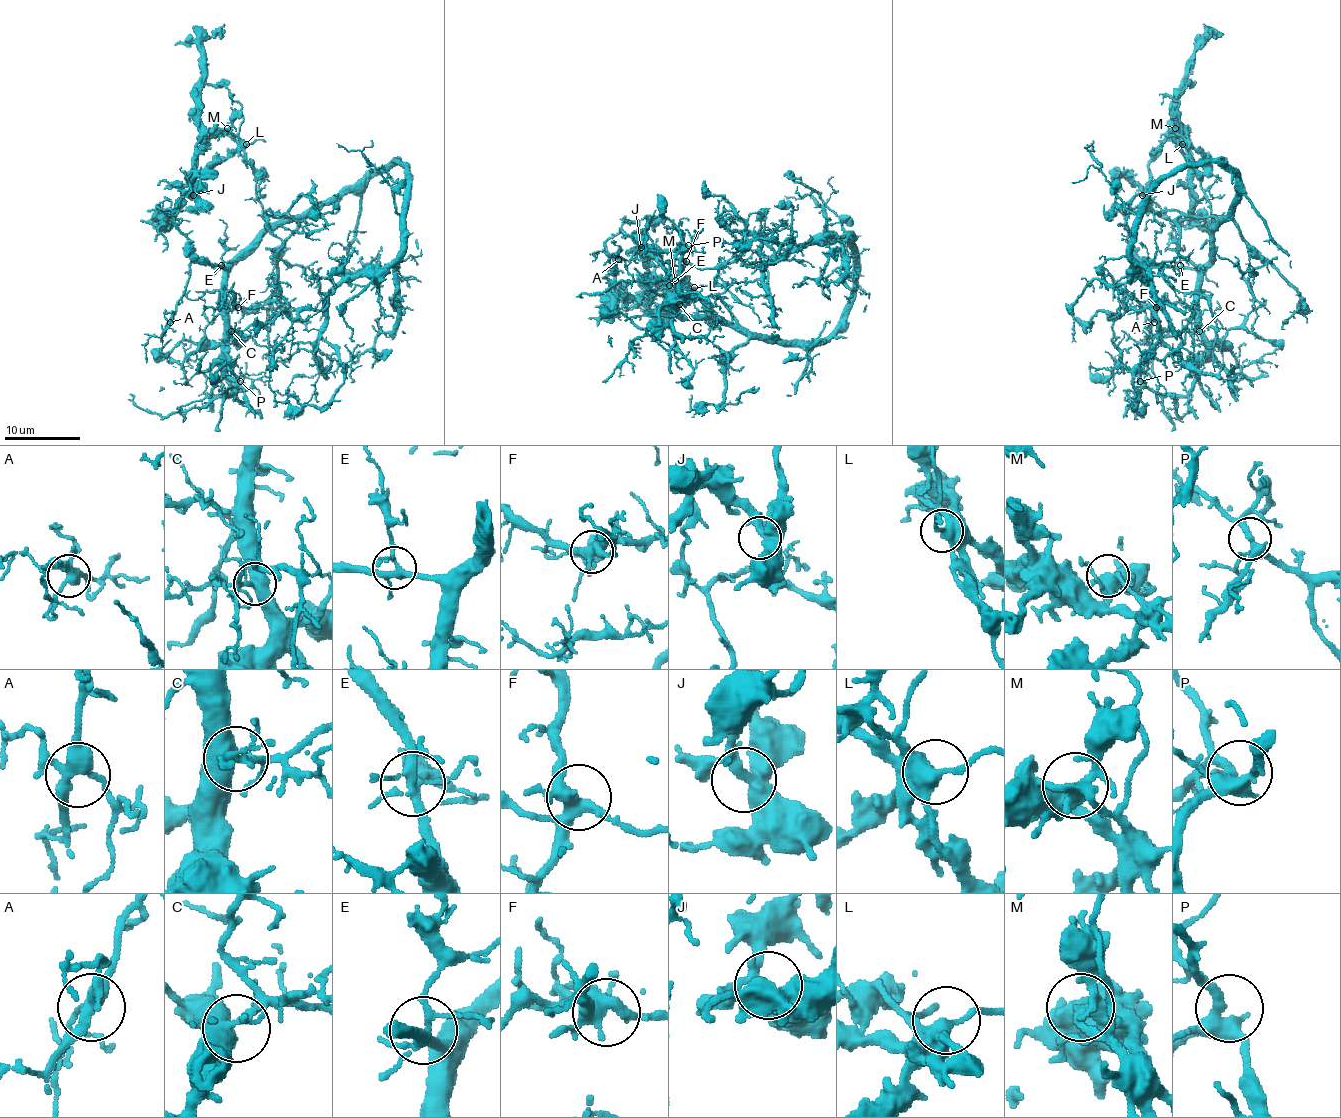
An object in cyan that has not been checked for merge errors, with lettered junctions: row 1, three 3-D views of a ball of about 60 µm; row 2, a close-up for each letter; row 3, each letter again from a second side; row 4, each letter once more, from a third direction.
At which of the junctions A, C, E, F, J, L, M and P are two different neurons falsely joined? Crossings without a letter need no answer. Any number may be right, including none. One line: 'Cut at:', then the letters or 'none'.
Cut at: none

